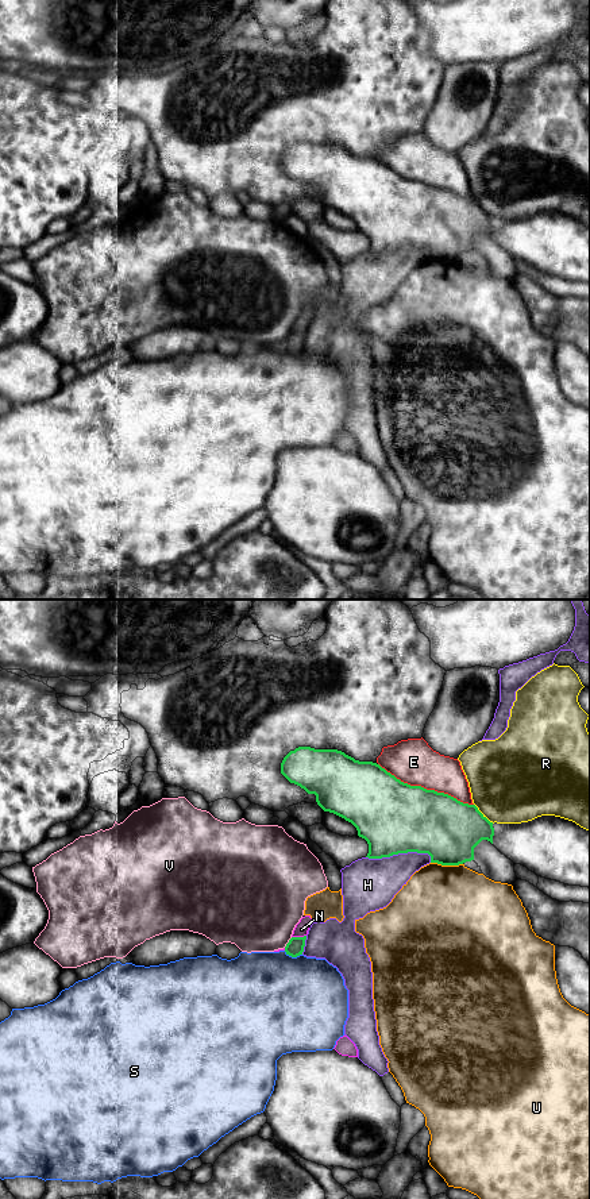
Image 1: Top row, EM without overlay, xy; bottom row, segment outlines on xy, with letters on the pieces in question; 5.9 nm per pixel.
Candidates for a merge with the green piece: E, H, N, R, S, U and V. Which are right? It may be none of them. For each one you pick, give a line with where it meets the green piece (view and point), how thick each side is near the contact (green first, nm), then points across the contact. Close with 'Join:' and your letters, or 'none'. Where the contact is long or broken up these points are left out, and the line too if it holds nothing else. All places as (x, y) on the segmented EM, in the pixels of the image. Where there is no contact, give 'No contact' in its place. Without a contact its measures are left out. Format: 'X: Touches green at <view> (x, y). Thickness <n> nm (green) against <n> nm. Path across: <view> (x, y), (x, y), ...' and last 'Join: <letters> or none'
Join: none

